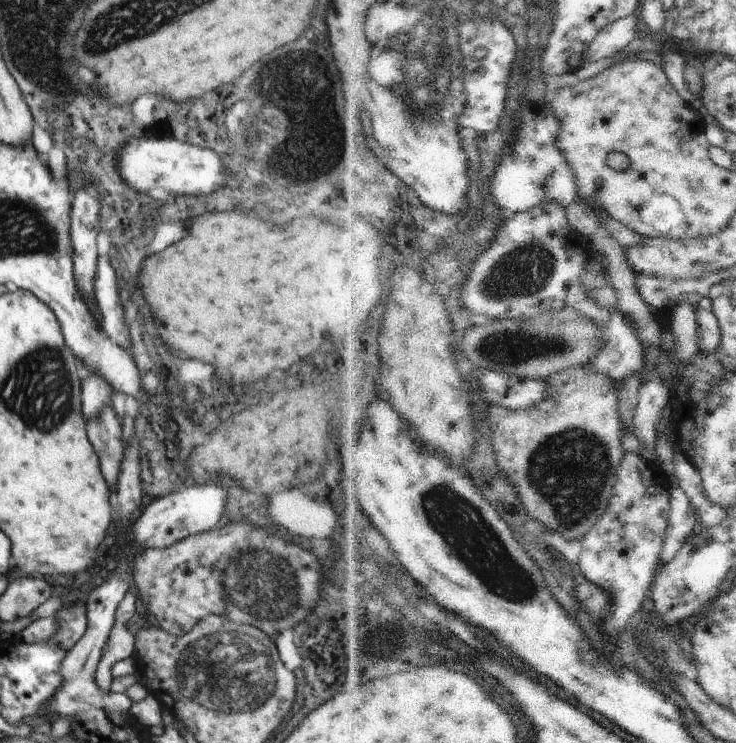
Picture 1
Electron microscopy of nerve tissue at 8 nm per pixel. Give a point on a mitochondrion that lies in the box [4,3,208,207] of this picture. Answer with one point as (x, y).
(33, 68)

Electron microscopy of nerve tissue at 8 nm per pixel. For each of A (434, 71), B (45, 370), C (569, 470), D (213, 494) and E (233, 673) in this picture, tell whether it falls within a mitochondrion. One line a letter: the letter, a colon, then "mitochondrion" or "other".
A: mitochondrion
B: mitochondrion
C: mitochondrion
D: other
E: mitochondrion

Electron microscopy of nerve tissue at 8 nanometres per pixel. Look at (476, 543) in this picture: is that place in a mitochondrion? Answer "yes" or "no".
yes

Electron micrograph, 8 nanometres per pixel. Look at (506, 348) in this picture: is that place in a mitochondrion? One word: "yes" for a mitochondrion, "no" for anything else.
yes

